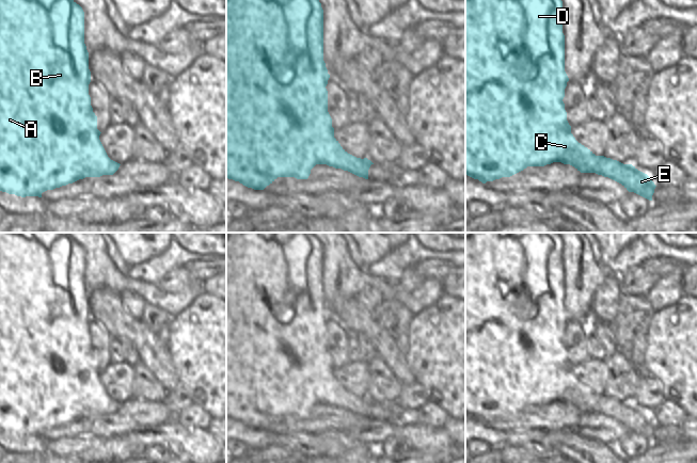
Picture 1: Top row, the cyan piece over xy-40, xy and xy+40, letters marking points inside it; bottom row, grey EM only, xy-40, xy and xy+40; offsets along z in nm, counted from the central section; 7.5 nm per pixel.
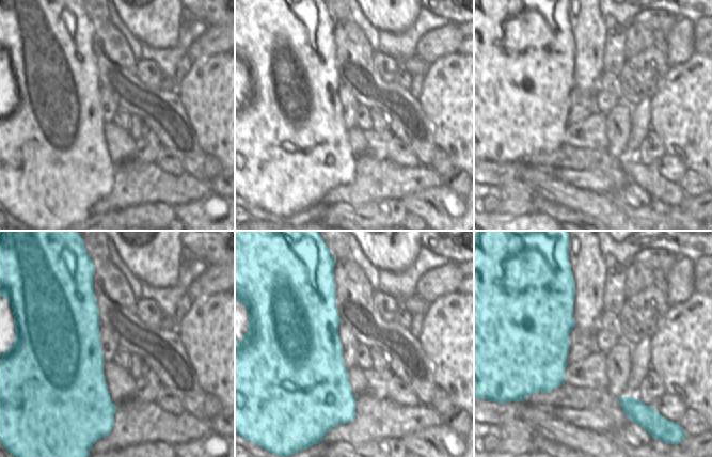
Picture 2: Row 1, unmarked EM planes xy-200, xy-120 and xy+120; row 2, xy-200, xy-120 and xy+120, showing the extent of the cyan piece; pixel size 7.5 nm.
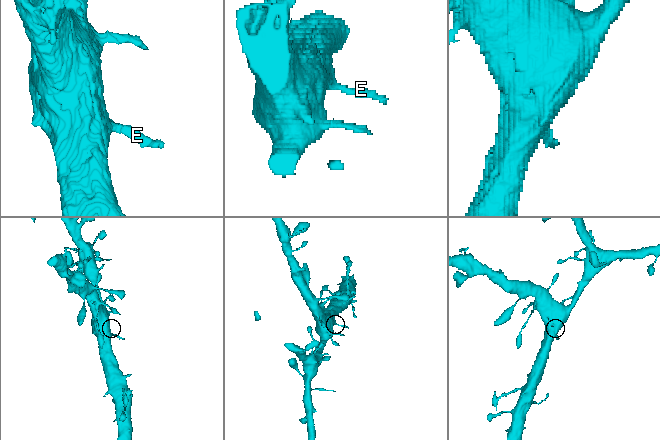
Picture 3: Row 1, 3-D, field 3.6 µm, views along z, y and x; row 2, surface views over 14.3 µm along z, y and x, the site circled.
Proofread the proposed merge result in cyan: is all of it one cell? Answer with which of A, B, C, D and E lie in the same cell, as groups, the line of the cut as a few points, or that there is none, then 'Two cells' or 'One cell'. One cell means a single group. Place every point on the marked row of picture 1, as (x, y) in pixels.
Groups: A B C D E. No split. One cell.

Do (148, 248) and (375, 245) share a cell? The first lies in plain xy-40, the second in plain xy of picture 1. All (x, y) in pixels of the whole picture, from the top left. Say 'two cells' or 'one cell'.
one cell

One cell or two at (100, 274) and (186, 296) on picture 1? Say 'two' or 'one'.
one

